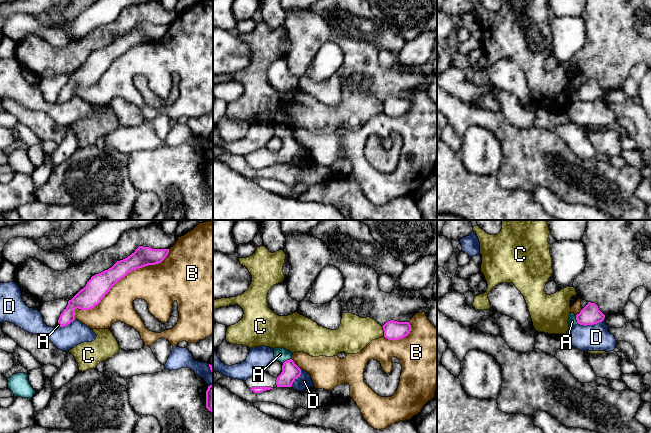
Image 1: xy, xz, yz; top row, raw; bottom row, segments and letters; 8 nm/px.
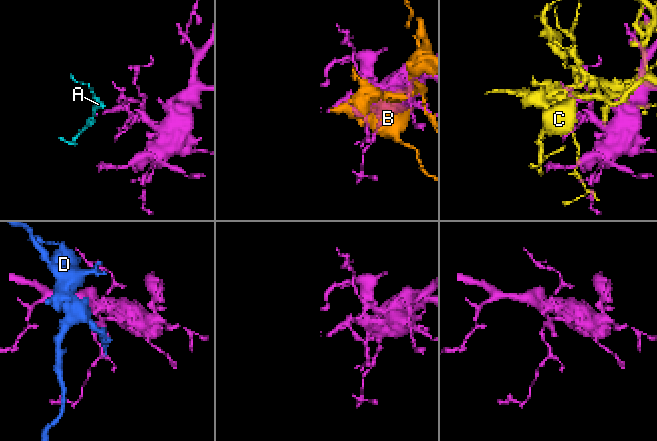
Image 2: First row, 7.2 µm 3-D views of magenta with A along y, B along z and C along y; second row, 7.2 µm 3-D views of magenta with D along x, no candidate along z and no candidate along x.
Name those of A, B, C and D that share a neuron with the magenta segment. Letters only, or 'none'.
A

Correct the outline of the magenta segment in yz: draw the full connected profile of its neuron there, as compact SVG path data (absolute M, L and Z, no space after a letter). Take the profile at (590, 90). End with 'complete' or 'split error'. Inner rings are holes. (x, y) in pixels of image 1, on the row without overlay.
M588 78L588 80L580 87L579 90L575 91L570 89L569 91L569 105L577 100L580 101L594 101L602 98L605 91L599 86L595 79Z | split error

